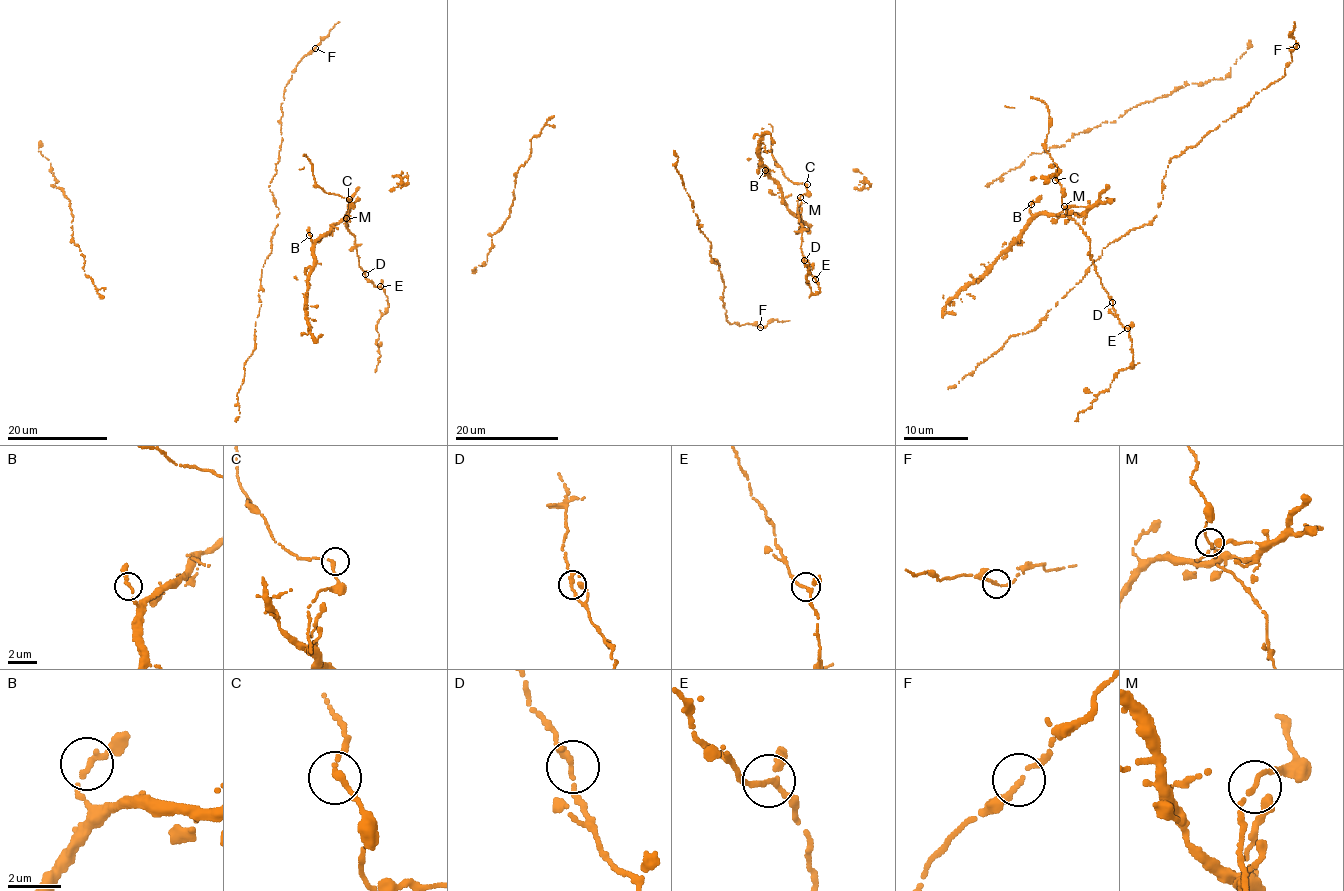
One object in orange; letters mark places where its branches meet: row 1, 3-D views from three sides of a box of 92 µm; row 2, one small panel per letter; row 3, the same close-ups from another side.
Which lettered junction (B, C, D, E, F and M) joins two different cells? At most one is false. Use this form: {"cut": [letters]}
{"cut": []}

